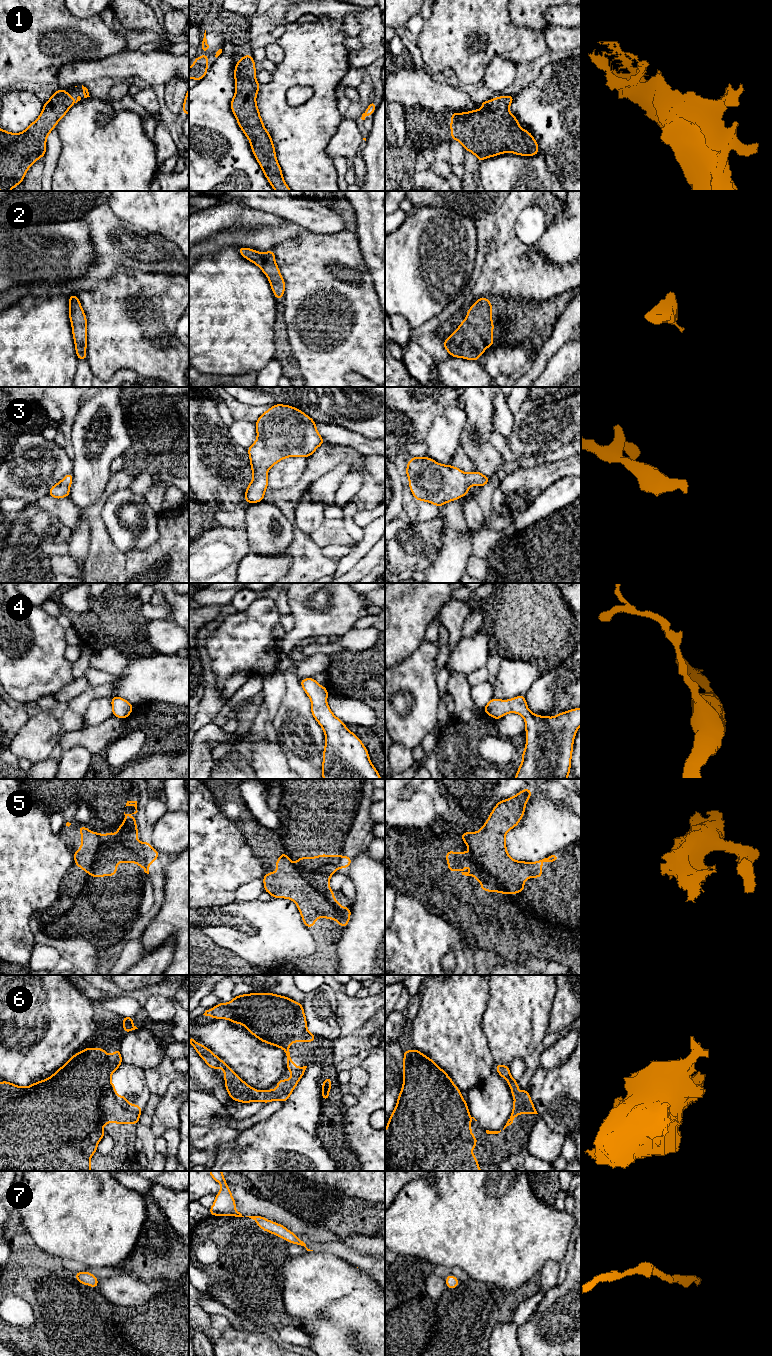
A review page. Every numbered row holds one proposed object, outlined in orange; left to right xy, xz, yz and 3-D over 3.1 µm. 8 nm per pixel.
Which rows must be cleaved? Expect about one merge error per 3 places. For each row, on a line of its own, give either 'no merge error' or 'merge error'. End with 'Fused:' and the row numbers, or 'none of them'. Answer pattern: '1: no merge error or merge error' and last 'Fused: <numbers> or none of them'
1: no merge error
2: no merge error
3: no merge error
4: no merge error
5: no merge error
6: no merge error
7: no merge error
Fused: none of them

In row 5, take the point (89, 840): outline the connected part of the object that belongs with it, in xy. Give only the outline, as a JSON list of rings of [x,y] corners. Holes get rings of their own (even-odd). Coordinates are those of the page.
[[[127,801],[126,806],[134,806],[136,811],[132,814],[136,814],[137,811],[137,801]],[[125,806],[125,807],[126,807]],[[124,812],[123,824],[117,827],[118,836],[115,836],[115,832],[109,831],[107,834],[102,835],[98,832],[92,833],[90,828],[85,828],[78,826],[78,830],[82,836],[81,848],[74,851],[74,864],[87,872],[91,877],[103,877],[103,876],[115,876],[117,874],[117,864],[119,862],[124,863],[136,863],[138,866],[144,869],[144,872],[149,874],[149,864],[155,862],[158,859],[159,853],[156,849],[151,847],[149,842],[138,842],[138,828],[136,825],[136,818],[132,817],[132,814],[126,814]]]

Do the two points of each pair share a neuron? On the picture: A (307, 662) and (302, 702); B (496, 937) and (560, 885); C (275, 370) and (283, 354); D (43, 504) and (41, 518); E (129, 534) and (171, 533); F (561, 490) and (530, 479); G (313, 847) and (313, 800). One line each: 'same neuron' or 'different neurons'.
A: different neurons
B: different neurons
C: different neurons
D: different neurons
E: different neurons
F: different neurons
G: same neuron

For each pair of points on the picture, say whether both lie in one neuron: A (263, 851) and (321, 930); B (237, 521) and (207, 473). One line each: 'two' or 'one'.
A: one
B: two

